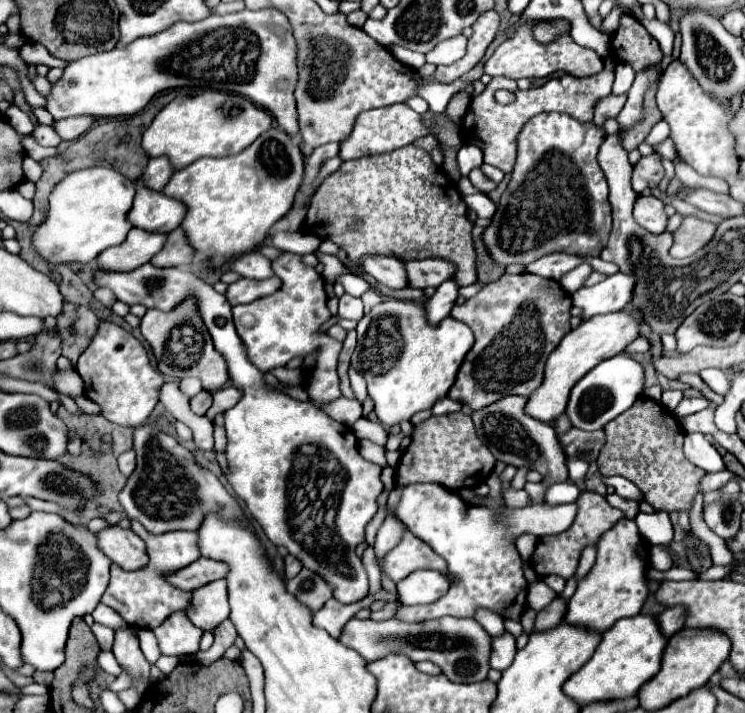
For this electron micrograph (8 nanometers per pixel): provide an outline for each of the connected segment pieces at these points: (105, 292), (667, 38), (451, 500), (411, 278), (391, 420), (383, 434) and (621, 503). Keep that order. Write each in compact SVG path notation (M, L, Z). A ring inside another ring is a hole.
M101 286L101 288L97 288L95 290L95 298L101 302L101 304L105 304L107 308L111 308L113 304L115 304L115 294L109 290L109 288L105 288L105 286Z
M653 18L651 22L645 22L645 28L647 28L647 30L651 32L651 36L659 42L663 56L669 56L671 50L673 50L673 32L671 32L671 28L669 28L667 24L659 22L657 18Z
M409 484L401 490L399 502L395 506L397 518L407 524L413 534L429 544L439 556L449 564L451 576L457 578L457 584L449 588L449 592L433 604L425 606L401 606L395 618L407 622L423 622L441 616L457 616L469 618L473 616L477 606L489 608L503 618L519 620L525 610L527 582L523 578L523 560L519 556L515 542L521 534L537 536L539 530L545 534L559 534L567 530L575 518L575 504L561 506L527 506L527 508L511 508L503 506L501 510L487 510L483 506L471 506L457 498L453 492L439 484Z
M429 258L429 260L413 260L405 262L407 270L407 282L411 288L427 288L427 286L439 286L447 278L453 276L455 266L441 260L441 258Z
M389 300L377 304L369 314L365 314L357 324L357 348L351 358L351 366L365 378L367 392L375 404L375 414L379 422L387 428L411 420L413 414L421 410L431 410L433 404L447 396L449 388L455 382L455 374L473 346L473 332L469 326L455 318L445 318L437 328L425 322L423 306L403 300Z
M360 418L352 425L352 430L358 440L368 439L381 446L386 445L388 433L378 421Z
M611 494L611 496L605 496L607 498L607 502L611 504L611 506L615 506L619 510L623 510L628 519L635 519L637 514L639 513L639 504L637 502L633 502L633 500L621 498L621 496L617 496L617 494Z

